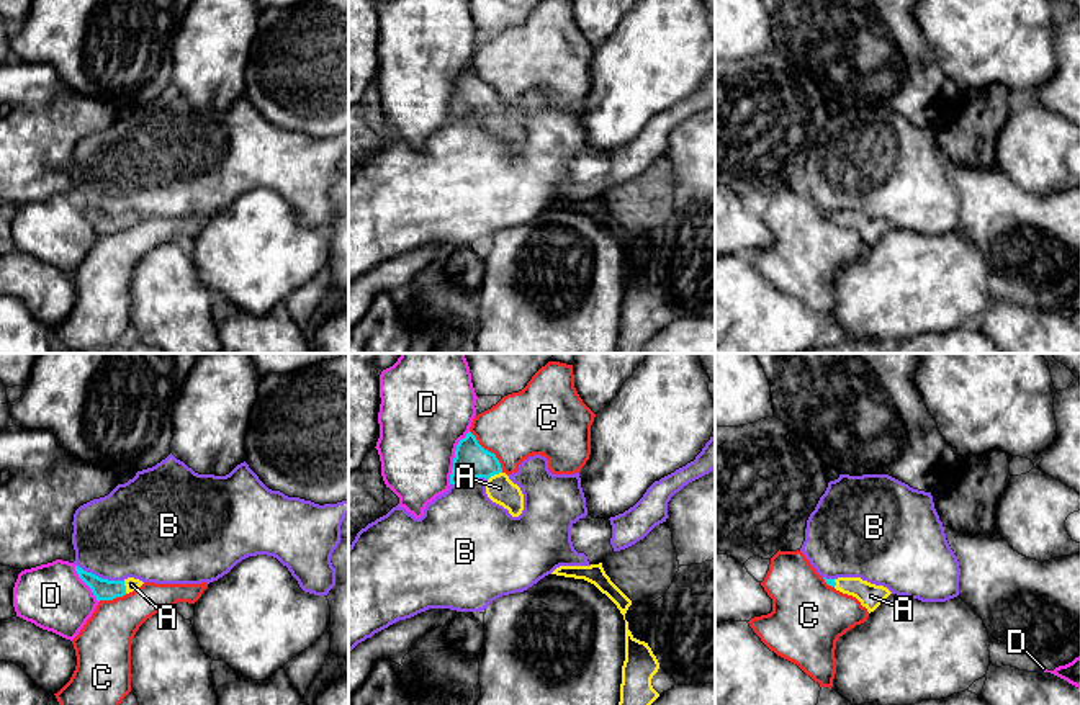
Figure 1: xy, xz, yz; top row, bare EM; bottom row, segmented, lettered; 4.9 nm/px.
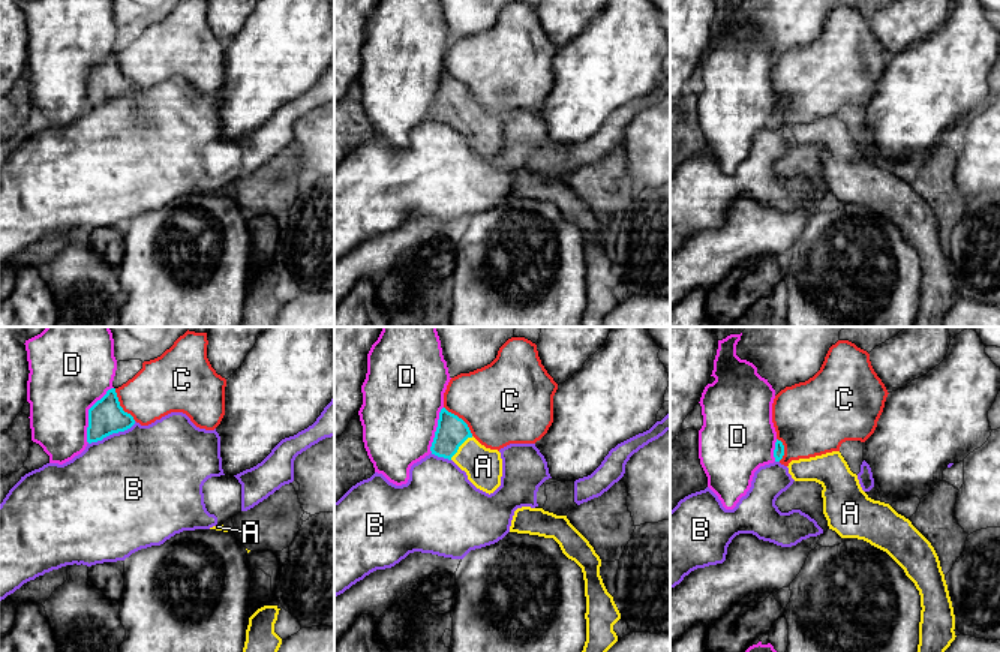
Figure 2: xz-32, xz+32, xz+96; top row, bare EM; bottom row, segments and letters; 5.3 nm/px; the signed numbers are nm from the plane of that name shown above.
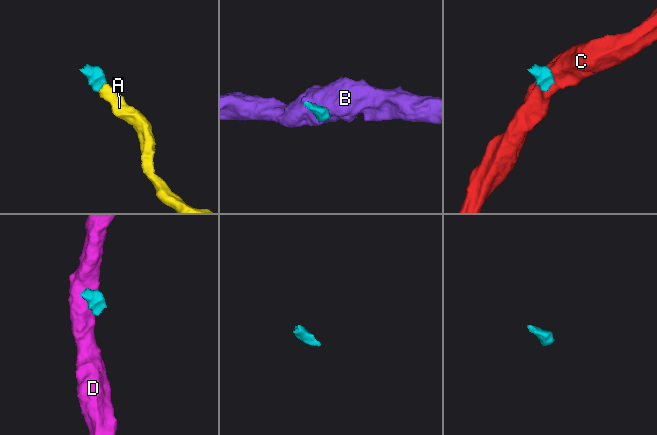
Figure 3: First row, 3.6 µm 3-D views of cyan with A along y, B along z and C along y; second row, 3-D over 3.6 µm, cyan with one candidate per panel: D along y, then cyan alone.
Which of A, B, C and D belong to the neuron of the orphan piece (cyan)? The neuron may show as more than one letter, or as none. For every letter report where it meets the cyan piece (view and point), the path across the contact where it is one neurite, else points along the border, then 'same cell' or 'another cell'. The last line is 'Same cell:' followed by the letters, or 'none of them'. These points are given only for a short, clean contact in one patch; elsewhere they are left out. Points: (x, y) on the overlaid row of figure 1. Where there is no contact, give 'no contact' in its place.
A: xz (494, 473) | across xz (472, 460), (486, 465), (494, 473), (499, 488) | same cell
B: xy (100, 578) | along xy (76, 565), (102, 578), (123, 581) | another cell
C: xz (490, 452) | along xz (470, 431), (494, 455), (503, 471) | another cell
D: xz (455, 457) | another cell
Same cell: A

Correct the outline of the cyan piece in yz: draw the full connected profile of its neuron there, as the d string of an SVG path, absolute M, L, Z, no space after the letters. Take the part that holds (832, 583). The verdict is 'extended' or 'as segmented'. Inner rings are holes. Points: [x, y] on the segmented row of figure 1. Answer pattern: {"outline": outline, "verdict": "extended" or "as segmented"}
{"outline": "M838 577L825 582L836 590L856 597L867 612L874 612L892 592L884 586L875 586L861 577Z", "verdict": "extended"}

